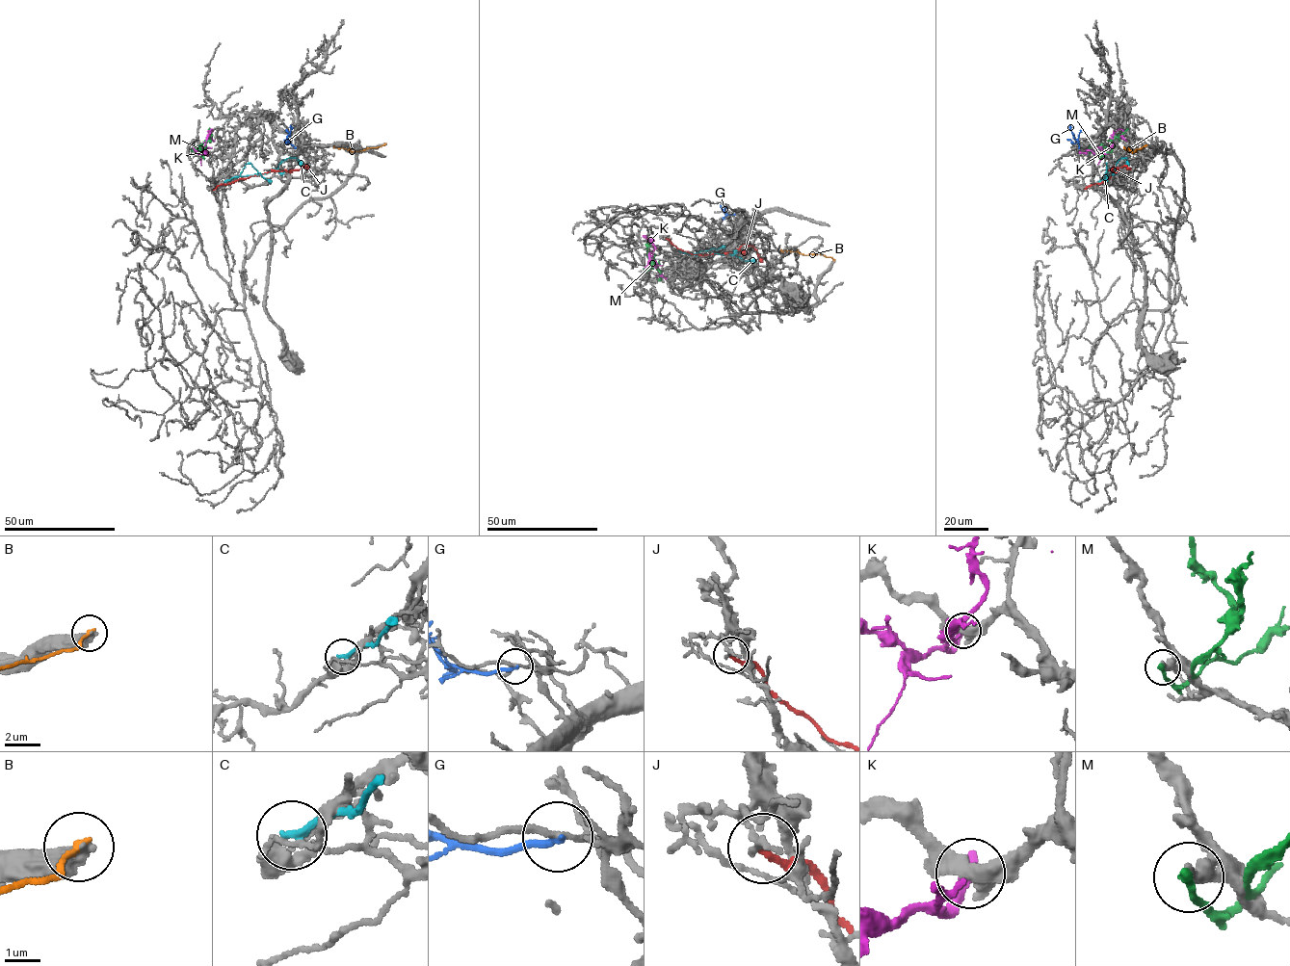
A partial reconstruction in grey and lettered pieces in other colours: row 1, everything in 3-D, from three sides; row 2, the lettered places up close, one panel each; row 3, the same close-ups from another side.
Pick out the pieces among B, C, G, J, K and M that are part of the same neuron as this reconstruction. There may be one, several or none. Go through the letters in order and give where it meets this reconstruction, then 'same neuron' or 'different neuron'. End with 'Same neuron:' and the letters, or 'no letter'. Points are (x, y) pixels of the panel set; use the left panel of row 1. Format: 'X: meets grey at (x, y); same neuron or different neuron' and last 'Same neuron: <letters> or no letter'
B: meets grey at (385, 143); different neuron
C: meets grey at (224, 181); different neuron
G: meets grey at (295, 147); different neuron
J: meets grey at (212, 190); different neuron
K: meets grey at (194, 148); different neuron
M: meets grey at (192, 150); different neuron
Same neuron: no letter

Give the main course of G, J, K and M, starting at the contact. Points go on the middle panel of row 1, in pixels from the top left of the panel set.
G: (735, 214), (726, 214), (723, 207)
J: (666, 238), (679, 249), (694, 254), (724, 254), (743, 245), (752, 246), (761, 262)
K: (645, 267), (653, 263), (659, 274), (667, 278)
M: (644, 269), (645, 271), (652, 264), (647, 252), (651, 244)

